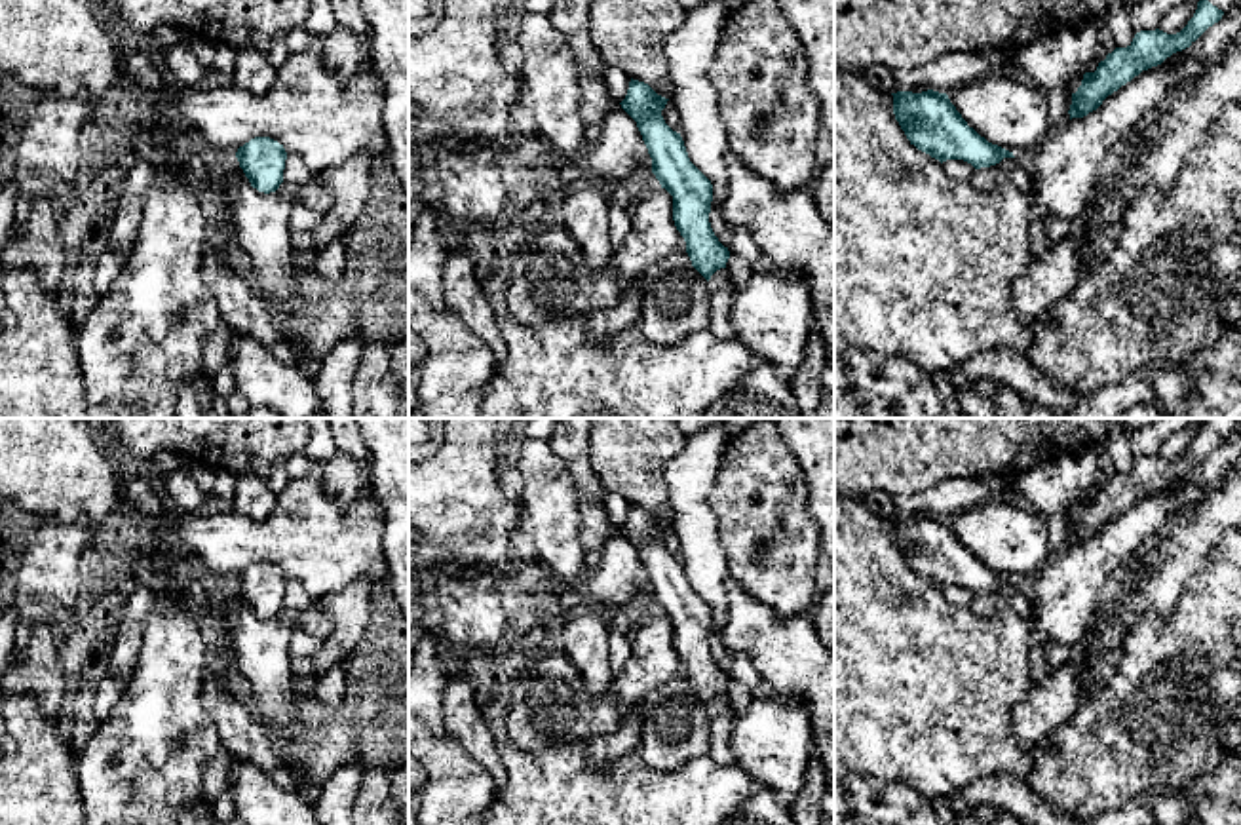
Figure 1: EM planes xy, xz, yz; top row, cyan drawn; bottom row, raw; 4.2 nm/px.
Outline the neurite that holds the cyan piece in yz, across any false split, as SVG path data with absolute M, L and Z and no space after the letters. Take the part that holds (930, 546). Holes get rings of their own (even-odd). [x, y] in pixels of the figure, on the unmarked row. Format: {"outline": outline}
{"outline": "M927 515L922 519L897 517L891 521L895 546L910 570L941 589L964 585L981 595L996 591L1003 584L1015 584L1013 578L988 568L969 553L946 519Z"}

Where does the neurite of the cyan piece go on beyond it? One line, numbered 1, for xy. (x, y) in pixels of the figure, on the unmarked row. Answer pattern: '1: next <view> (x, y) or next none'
1: next none

